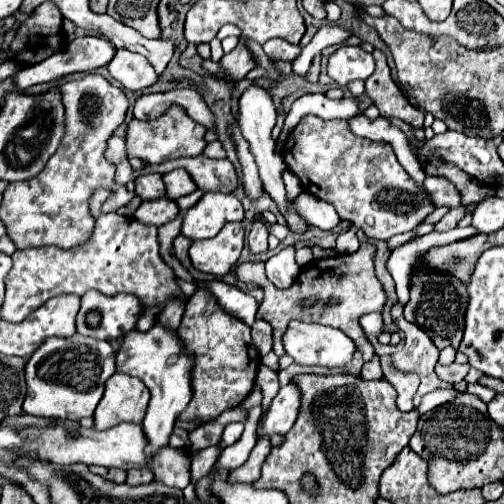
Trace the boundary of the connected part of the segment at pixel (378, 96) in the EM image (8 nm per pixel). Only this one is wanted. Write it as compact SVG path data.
M374 49L372 55L376 59L376 71L366 79L366 95L380 109L382 117L398 117L414 127L422 127L424 111L412 107L408 99L402 95L402 91L398 91L398 85L394 83L390 67L386 63L386 55L378 49Z

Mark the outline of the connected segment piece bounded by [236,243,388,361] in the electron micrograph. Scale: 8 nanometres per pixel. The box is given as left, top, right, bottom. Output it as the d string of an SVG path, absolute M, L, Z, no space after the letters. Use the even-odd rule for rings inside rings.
M360 243L360 249L354 251L354 253L312 261L310 267L320 271L316 281L298 281L298 277L296 277L292 287L278 289L266 277L264 261L258 261L258 263L248 261L248 263L238 265L236 267L236 279L242 281L242 283L252 283L252 285L256 285L264 291L264 299L258 307L256 317L264 319L272 325L272 329L274 329L274 353L278 357L282 357L286 353L284 343L282 343L284 329L288 327L290 321L298 319L298 321L312 321L312 323L318 323L318 325L330 325L330 327L336 327L336 329L344 331L356 343L364 361L370 361L372 355L374 355L374 347L368 341L366 331L360 325L360 317L366 315L366 313L374 313L374 311L382 313L382 309L386 305L386 299L388 299L386 291L384 291L384 285L376 277L374 259L376 259L376 247L372 243ZM306 299L314 299L314 303L312 305L302 305L302 303L306 303Z

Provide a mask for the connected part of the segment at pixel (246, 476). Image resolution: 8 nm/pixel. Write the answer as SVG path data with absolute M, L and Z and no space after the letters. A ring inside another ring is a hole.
M260 439L251 451L250 456L246 463L238 469L232 469L228 475L228 481L242 481L242 483L252 483L260 477L260 467L266 459L266 455L270 453L270 439Z

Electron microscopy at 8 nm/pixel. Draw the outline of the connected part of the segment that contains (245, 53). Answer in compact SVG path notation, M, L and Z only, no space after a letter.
M240 43L240 45L238 45L234 51L230 51L228 55L224 55L222 61L220 61L220 65L222 65L222 69L226 71L226 75L232 77L234 81L244 79L244 75L246 75L250 69L256 67L256 63L254 63L254 59L252 59L252 55L250 55L250 51L246 49L244 43Z

